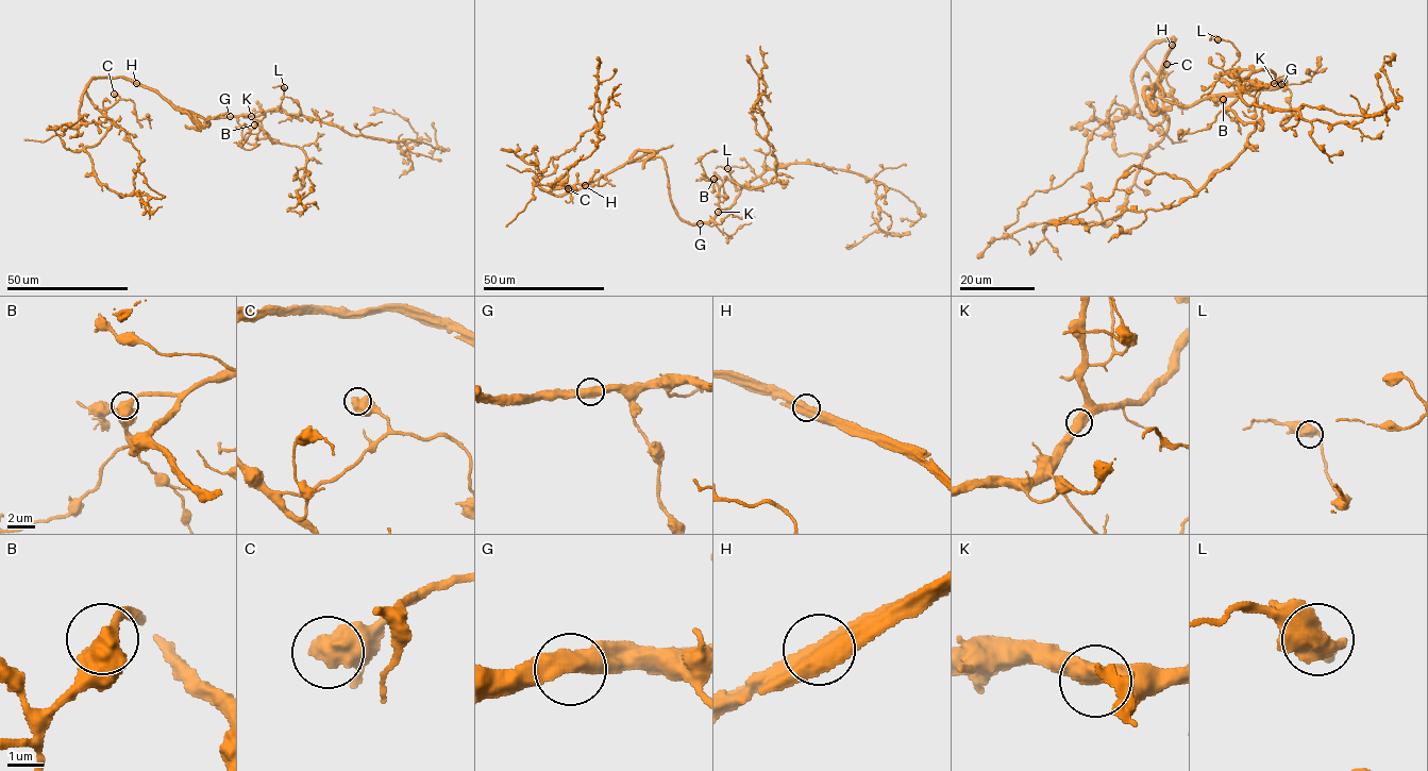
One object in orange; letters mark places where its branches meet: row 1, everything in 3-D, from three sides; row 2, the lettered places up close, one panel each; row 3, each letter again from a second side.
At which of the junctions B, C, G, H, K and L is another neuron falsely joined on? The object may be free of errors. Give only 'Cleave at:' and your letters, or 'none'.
Cleave at: H

